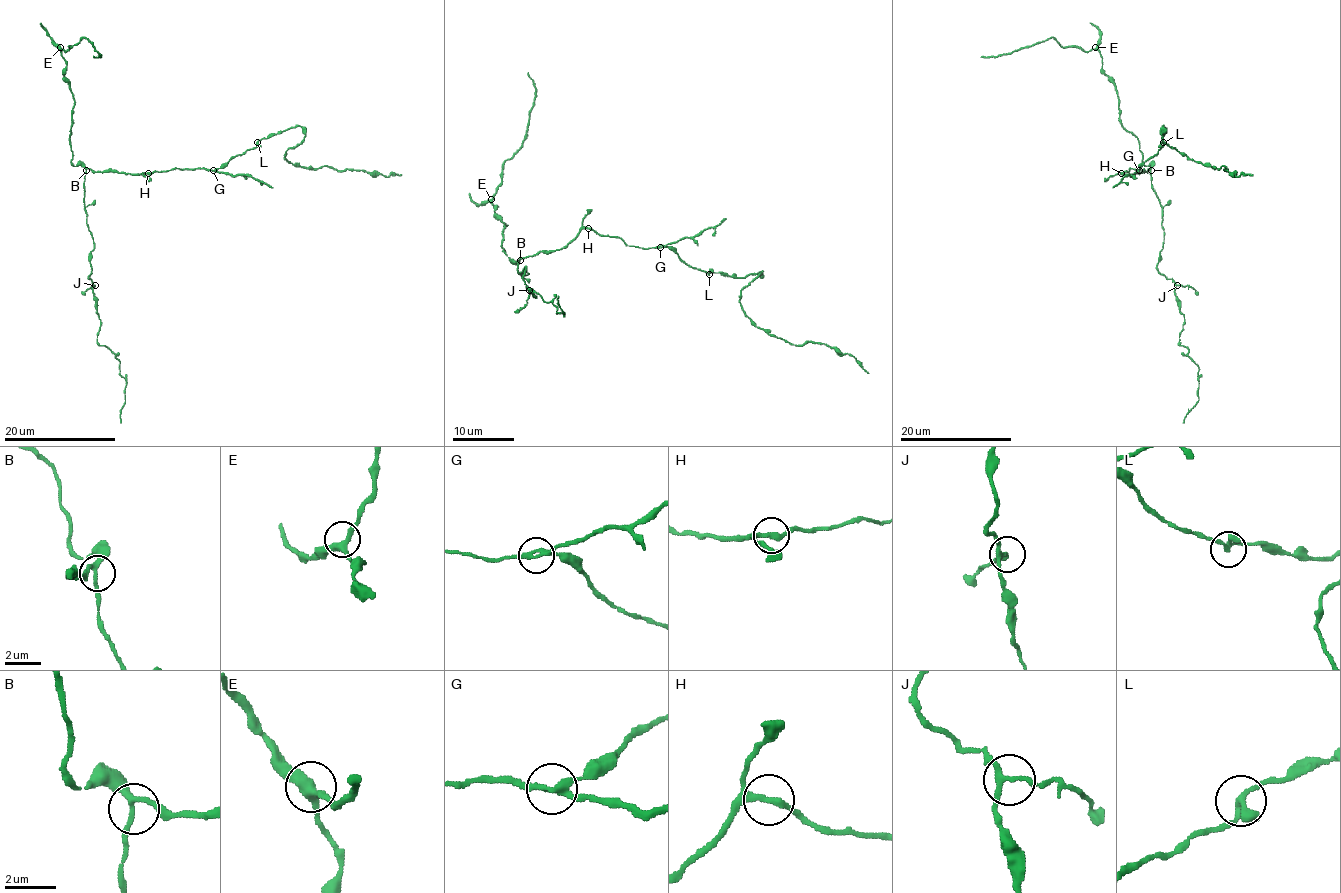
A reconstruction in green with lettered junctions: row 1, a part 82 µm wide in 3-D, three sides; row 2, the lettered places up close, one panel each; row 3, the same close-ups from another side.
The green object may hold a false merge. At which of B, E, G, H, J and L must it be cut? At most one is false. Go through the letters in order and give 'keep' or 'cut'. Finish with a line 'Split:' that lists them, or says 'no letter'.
B: keep
E: keep
G: cut
H: keep
J: keep
L: keep
Split: G

